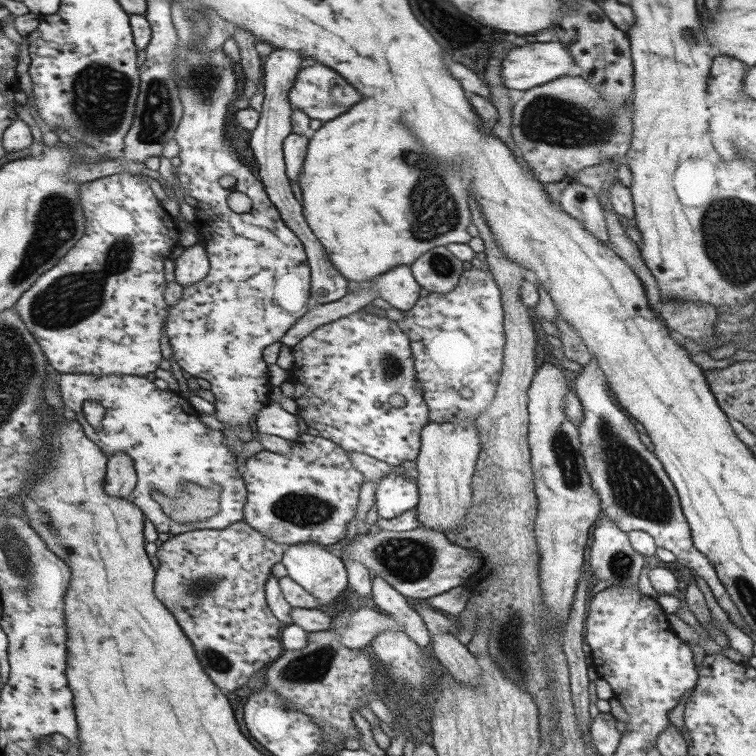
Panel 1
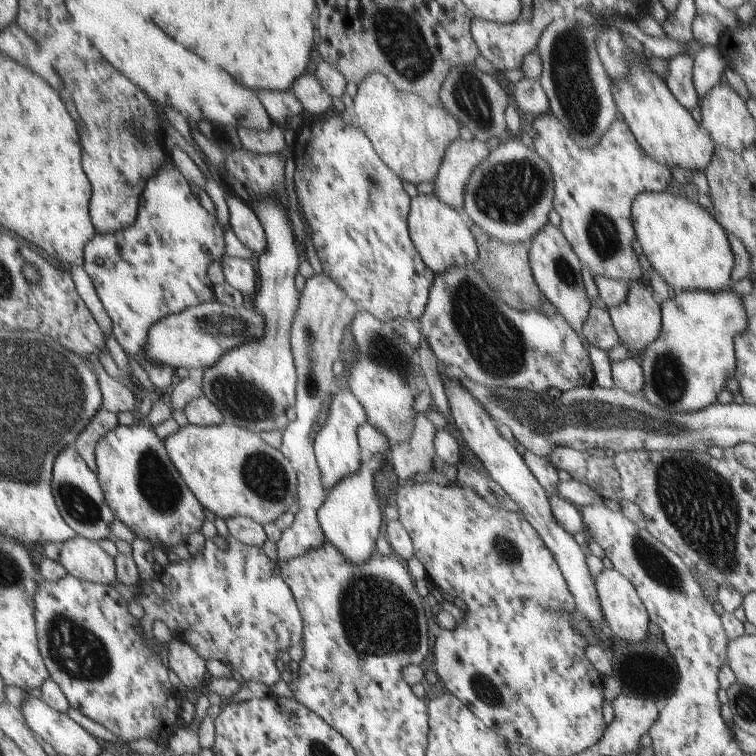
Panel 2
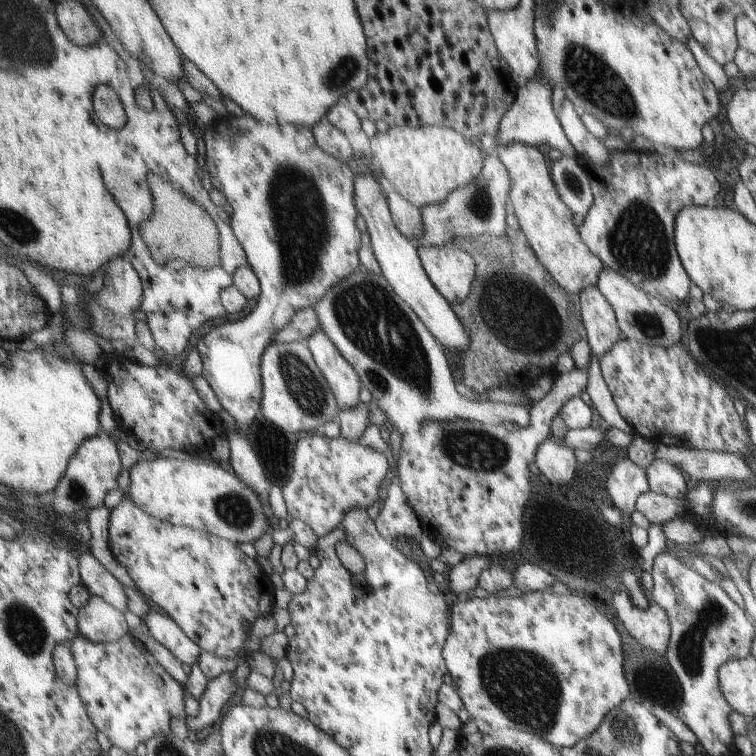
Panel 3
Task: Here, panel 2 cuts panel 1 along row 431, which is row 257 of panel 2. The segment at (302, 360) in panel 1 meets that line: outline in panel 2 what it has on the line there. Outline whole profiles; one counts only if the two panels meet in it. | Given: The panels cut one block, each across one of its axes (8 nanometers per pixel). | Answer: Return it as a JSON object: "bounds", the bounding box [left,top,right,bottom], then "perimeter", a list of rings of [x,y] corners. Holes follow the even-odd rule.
{"bounds":[289,116,435,323],"perimeter":[[[326,116],[320,118],[312,126],[308,126],[308,130],[304,130],[304,134],[300,134],[300,141],[295,142],[295,147],[289,150],[289,157],[298,162],[298,172],[295,174],[296,192],[300,201],[300,210],[310,238],[314,243],[314,250],[318,255],[318,260],[322,264],[324,274],[328,274],[338,286],[342,286],[348,298],[354,300],[358,311],[370,312],[374,318],[379,318],[382,322],[390,323],[398,317],[418,322],[427,309],[429,292],[432,282],[435,281],[435,276],[432,275],[430,267],[423,261],[421,254],[416,252],[416,247],[413,246],[412,239],[409,235],[408,215],[410,214],[410,196],[404,190],[402,180],[398,175],[385,163],[382,156],[375,150],[374,144],[367,134],[357,125],[348,126],[340,116]]]}

